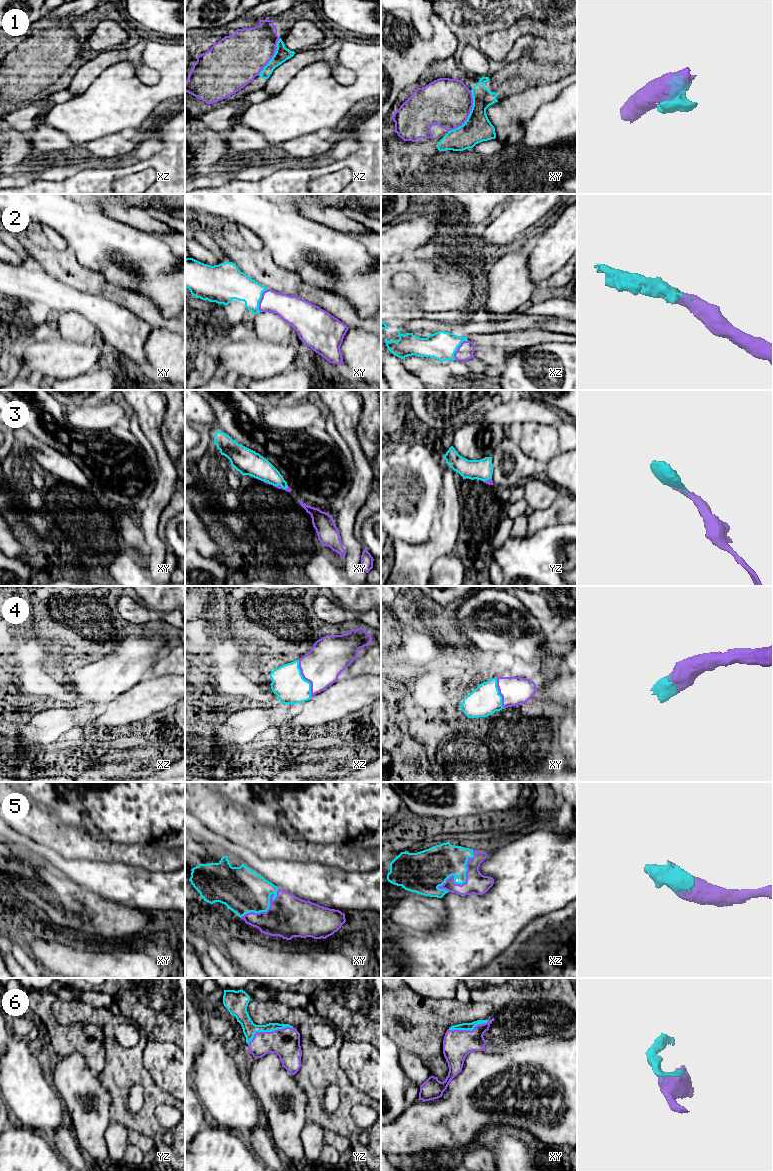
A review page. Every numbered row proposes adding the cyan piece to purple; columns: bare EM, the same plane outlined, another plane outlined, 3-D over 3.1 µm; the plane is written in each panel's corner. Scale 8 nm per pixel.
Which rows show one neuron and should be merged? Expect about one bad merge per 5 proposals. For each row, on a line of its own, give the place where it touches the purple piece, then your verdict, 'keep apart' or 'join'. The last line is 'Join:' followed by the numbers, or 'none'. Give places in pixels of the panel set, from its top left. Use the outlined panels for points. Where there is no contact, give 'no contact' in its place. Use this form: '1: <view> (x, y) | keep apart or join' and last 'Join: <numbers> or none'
1: xy (469, 113) | join
2: xy (261, 299) | join
3: xy (280, 486) | join
4: xz (305, 679) | join
5: xz (465, 881) | join
6: yz (268, 1032) | join
Join: 1, 2, 3, 4, 5, 6

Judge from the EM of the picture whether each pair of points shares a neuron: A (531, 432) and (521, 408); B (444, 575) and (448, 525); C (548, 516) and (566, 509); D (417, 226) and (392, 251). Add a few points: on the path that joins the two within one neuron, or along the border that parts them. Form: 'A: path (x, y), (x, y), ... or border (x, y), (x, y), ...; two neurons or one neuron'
A: border (550, 423), (525, 422), (523, 424); two neurons
B: border (452, 553), (438, 556), (433, 562), (430, 572); two neurons
C: path (552, 514), (557, 509), (562, 509); one neuron
D: path (411, 232), (398, 245); one neuron

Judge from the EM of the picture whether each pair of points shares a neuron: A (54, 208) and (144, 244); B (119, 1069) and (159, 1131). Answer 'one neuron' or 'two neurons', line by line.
A: one neuron
B: one neuron

